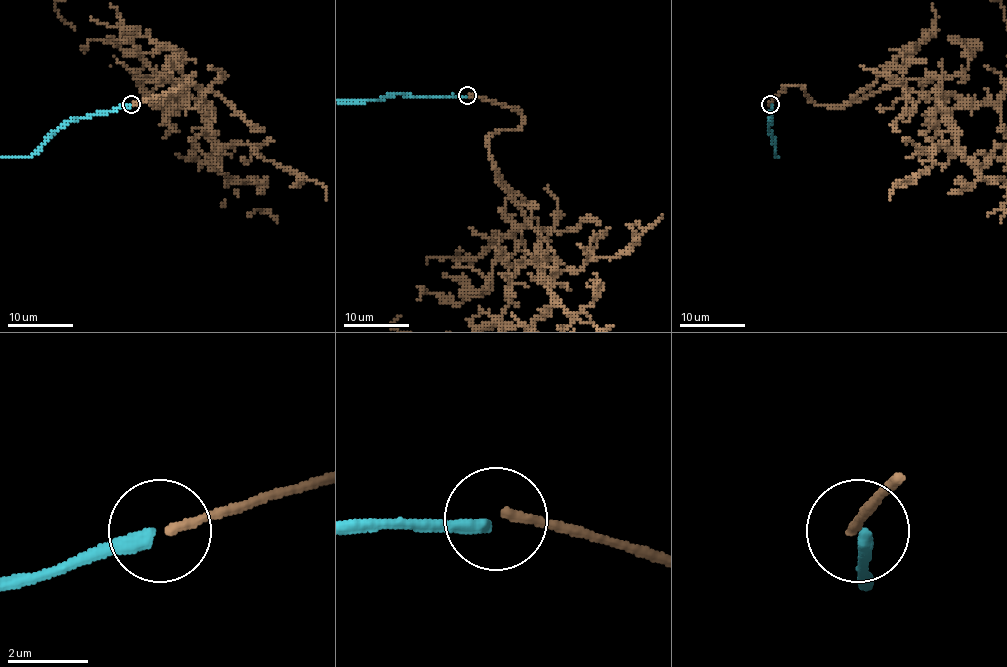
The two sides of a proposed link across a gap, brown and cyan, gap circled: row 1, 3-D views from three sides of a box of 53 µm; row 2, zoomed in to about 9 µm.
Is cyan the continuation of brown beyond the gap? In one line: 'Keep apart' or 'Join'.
Keep apart

